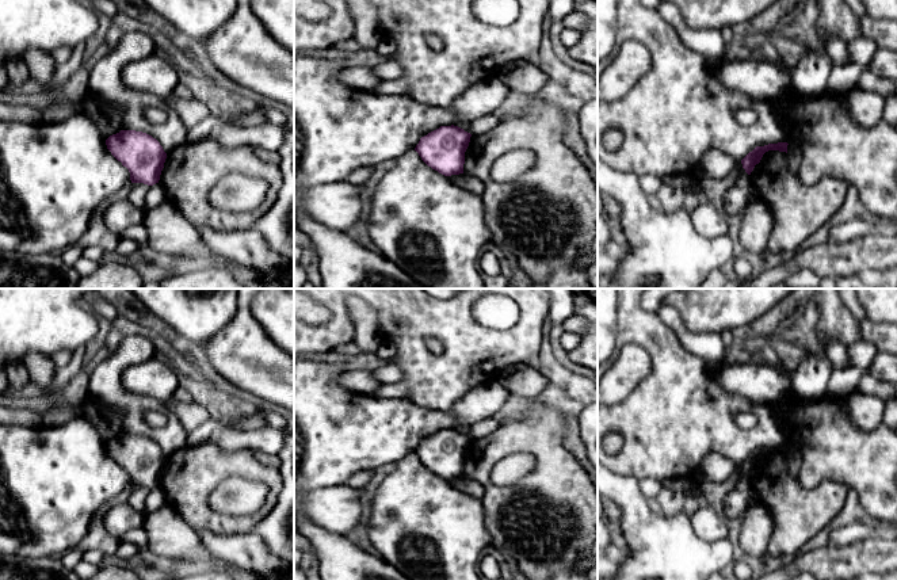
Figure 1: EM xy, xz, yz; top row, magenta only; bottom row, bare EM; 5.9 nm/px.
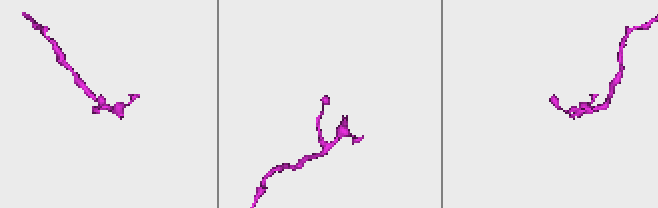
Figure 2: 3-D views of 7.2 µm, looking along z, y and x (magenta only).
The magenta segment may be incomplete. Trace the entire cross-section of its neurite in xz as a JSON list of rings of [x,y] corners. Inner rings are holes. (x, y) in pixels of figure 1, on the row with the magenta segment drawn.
[[[440,126],[421,137],[415,150],[421,160],[444,176],[463,173],[465,152],[472,134],[458,126]]]

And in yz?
[[[787,142],[768,144],[764,146],[756,146],[752,152],[749,152],[743,160],[743,168],[748,175],[753,171],[755,165],[760,163],[763,154],[768,150],[779,150],[787,153]]]

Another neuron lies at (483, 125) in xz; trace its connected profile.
[[[495,114],[474,119],[470,122],[470,133],[476,134],[486,134],[488,131],[497,127],[500,118]]]

